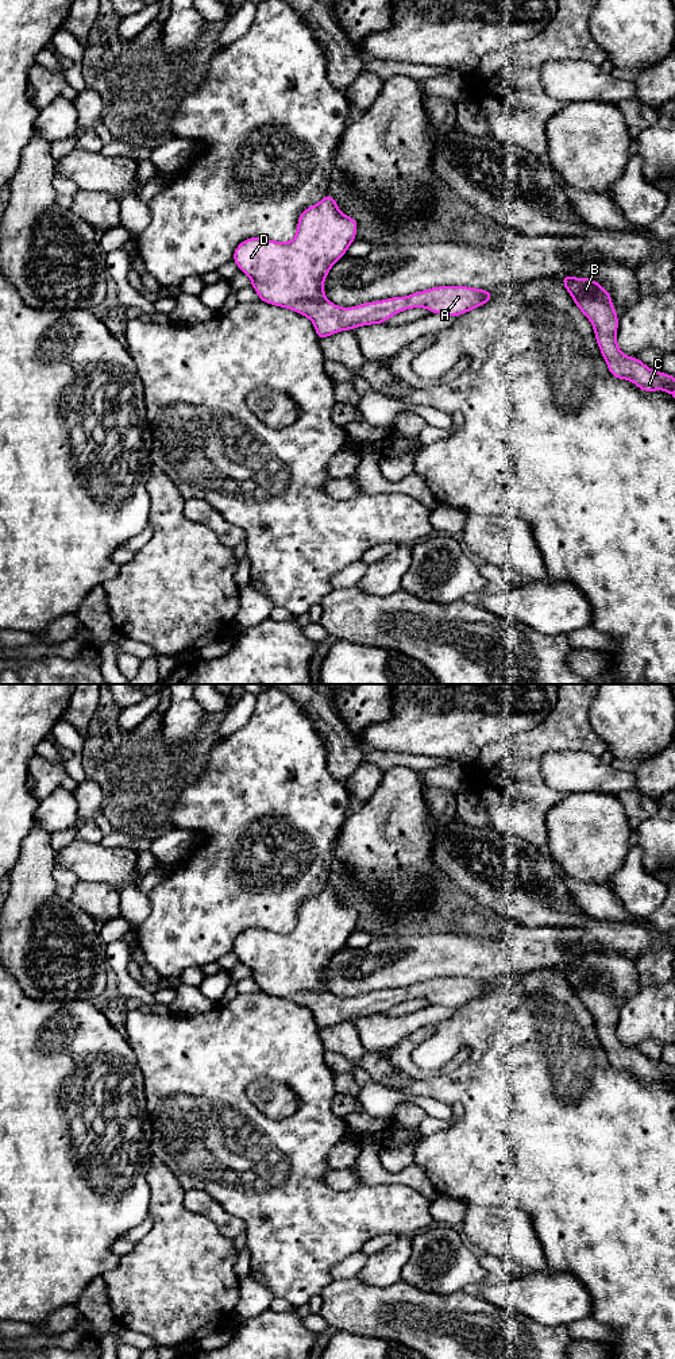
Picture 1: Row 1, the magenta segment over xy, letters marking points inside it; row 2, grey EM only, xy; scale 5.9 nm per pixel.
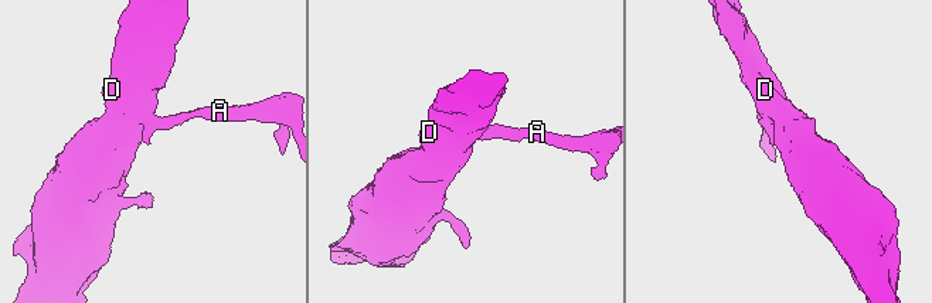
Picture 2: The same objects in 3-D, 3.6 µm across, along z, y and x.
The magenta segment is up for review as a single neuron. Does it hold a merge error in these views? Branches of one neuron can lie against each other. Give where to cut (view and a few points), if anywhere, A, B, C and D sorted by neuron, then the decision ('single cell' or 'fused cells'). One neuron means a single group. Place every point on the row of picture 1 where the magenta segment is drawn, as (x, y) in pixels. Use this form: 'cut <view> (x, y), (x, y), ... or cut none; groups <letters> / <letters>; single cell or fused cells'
cut none; groups A B C D; single cell

